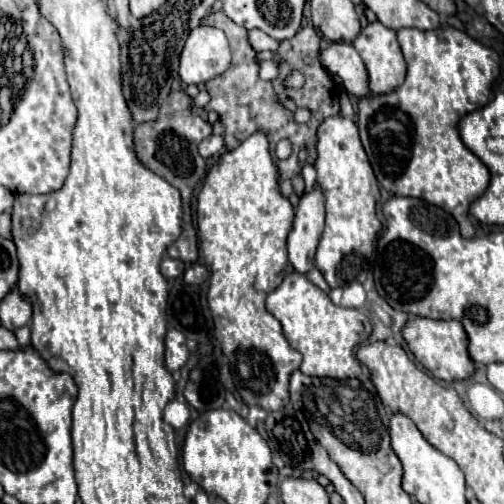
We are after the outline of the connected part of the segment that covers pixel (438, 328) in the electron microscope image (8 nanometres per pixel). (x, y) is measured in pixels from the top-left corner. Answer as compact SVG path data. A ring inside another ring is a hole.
M411 317L403 329L403 337L415 359L441 381L463 381L475 373L475 363L467 351L467 333L459 321L437 321L425 317Z

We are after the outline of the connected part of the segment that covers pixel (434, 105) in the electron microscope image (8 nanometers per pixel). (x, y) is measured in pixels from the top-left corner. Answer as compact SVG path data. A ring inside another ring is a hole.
M439 27L435 31L399 29L397 39L407 61L407 79L401 87L385 95L375 97L369 93L369 82L363 59L359 57L359 53L355 51L351 43L331 43L329 49L321 51L321 63L325 65L329 73L335 73L341 77L344 89L359 99L359 113L357 113L359 135L369 155L377 181L393 195L419 197L429 201L431 205L445 209L459 223L461 235L473 237L475 227L469 221L469 205L485 193L489 185L489 169L477 155L473 155L463 145L459 137L459 121L467 113L467 109L477 110L488 104L491 83L499 73L499 55L493 49L479 45L467 33L457 31L453 27Z

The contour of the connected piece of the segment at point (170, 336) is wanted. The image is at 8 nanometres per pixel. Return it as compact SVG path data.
M171 329L165 337L165 367L169 371L179 371L187 361L187 343L181 331Z

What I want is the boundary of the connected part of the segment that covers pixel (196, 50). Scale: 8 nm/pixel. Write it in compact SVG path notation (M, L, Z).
M199 25L193 29L181 51L179 75L185 85L203 85L221 75L231 61L227 37L221 29Z

